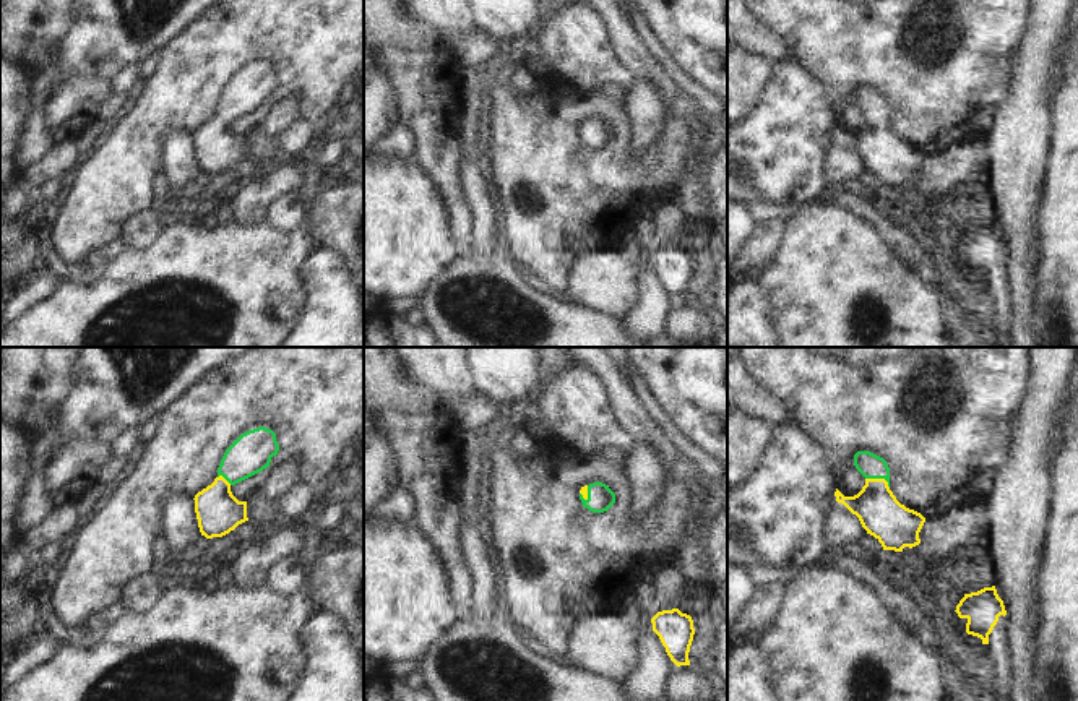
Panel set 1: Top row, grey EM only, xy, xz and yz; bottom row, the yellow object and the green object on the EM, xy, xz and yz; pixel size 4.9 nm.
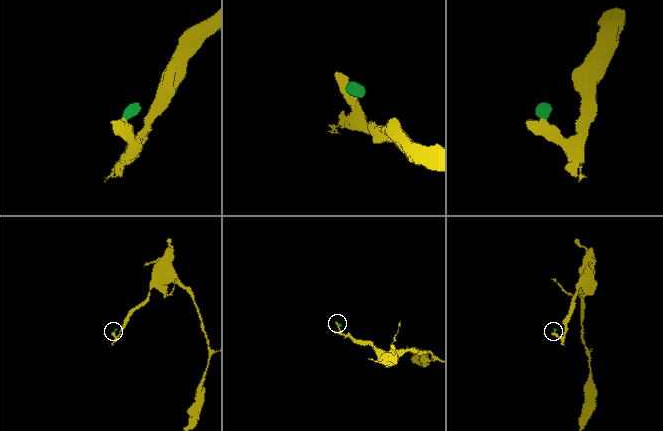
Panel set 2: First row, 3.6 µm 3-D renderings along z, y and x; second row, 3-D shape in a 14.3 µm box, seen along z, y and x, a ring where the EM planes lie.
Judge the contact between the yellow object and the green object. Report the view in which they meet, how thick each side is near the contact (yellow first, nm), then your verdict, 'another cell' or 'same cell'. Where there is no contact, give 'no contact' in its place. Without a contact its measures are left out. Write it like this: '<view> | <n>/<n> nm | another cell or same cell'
yz | 220/120 nm | same cell

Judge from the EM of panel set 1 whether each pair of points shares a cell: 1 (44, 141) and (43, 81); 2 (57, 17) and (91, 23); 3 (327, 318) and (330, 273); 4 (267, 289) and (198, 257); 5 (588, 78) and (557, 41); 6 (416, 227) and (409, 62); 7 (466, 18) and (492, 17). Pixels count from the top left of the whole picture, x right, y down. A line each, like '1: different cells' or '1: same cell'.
1: same cell
2: different cells
3: same cell
4: same cell
5: same cell
6: different cells
7: different cells

